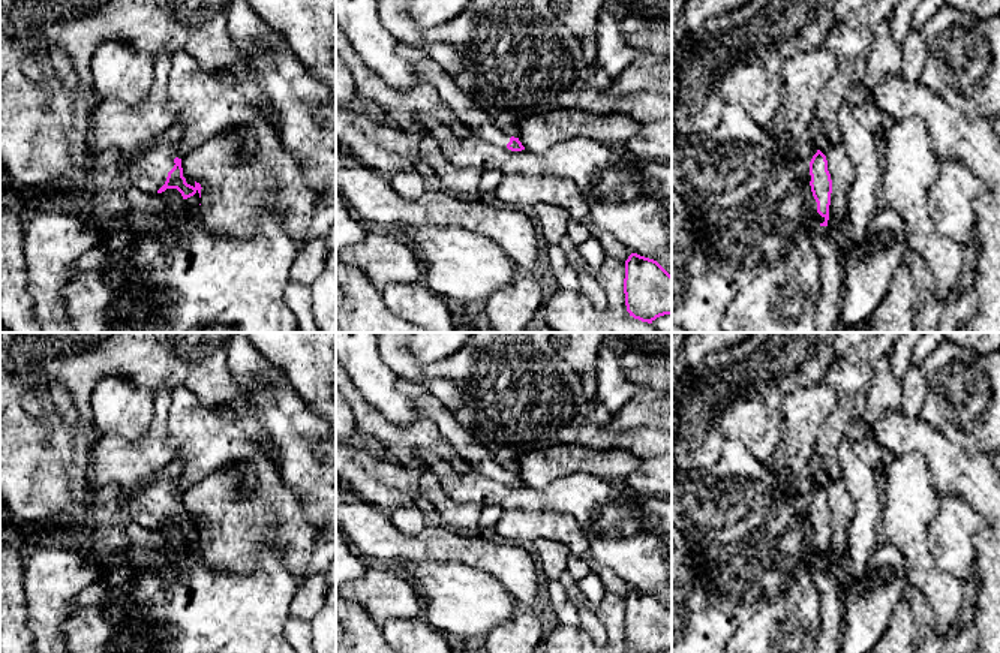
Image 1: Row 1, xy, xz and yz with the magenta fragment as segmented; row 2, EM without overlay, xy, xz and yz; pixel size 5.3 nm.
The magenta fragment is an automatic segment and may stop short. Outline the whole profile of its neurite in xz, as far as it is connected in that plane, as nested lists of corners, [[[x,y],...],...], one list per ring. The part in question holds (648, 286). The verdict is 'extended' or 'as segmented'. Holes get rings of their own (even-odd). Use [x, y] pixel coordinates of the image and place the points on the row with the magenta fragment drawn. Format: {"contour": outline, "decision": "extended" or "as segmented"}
{"contour": [[[631,253],[625,261],[625,306],[630,316],[652,324],[672,315],[672,276],[654,259]]], "decision": "as segmented"}

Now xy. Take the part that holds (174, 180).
{"contour": [[[174,142],[162,144],[148,151],[132,165],[129,175],[132,186],[145,193],[156,195],[166,189],[177,189],[189,210],[199,208],[202,187],[186,175]]], "decision": "extended"}

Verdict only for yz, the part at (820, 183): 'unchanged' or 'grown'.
grown

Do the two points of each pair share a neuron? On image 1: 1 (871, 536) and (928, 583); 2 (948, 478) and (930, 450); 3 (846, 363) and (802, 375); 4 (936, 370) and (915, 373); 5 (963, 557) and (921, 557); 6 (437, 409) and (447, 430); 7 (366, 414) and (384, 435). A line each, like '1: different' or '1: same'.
1: different
2: same
3: different
4: different
5: different
6: same
7: same

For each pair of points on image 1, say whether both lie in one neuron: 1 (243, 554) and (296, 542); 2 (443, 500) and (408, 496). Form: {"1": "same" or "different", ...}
{"1": "same", "2": "different"}

